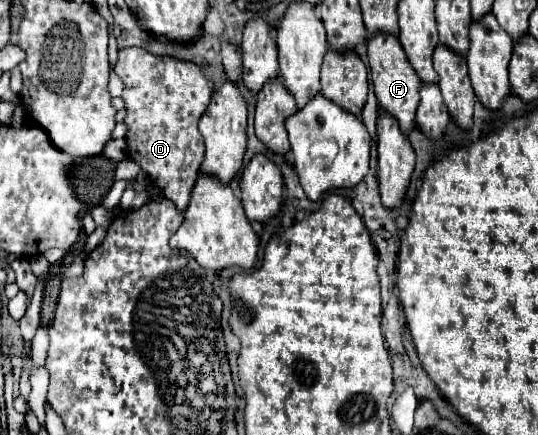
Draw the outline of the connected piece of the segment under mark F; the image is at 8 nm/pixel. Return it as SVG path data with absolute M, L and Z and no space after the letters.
M377 33L377 37L367 39L367 57L371 67L371 77L375 85L375 95L379 101L379 107L391 115L397 117L401 131L407 133L415 125L415 111L419 105L419 83L413 65L409 63L401 41L391 33Z

